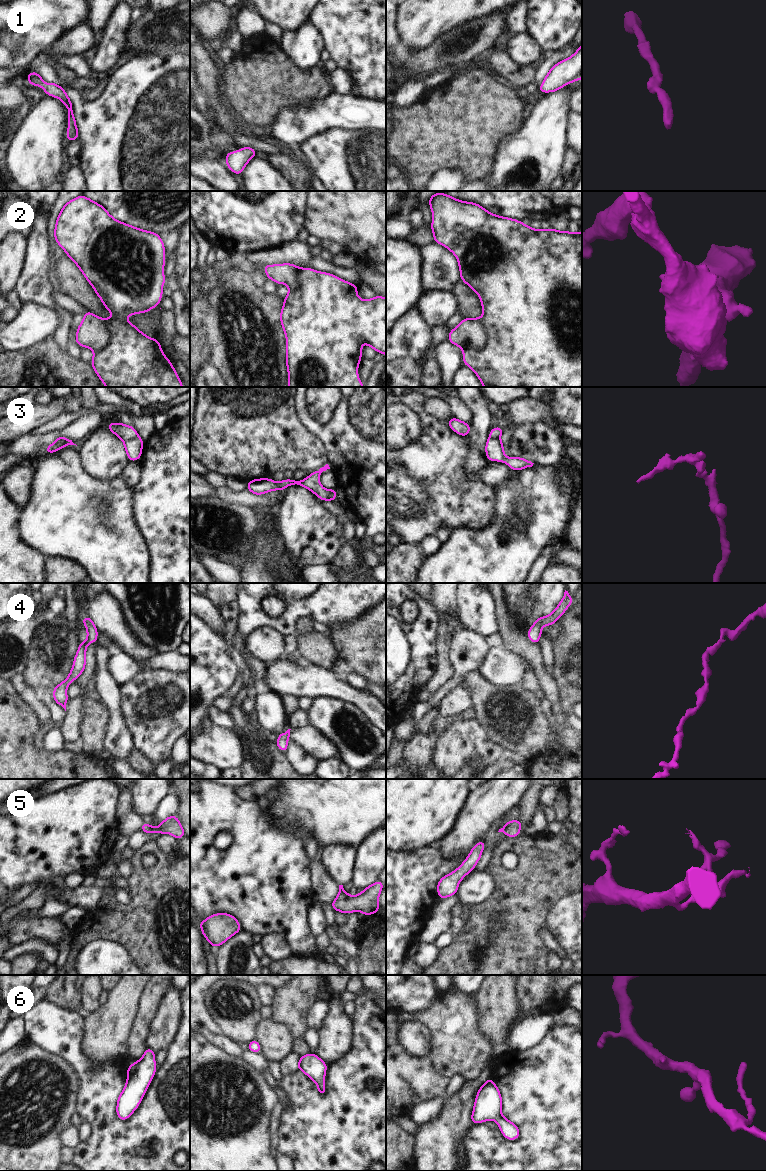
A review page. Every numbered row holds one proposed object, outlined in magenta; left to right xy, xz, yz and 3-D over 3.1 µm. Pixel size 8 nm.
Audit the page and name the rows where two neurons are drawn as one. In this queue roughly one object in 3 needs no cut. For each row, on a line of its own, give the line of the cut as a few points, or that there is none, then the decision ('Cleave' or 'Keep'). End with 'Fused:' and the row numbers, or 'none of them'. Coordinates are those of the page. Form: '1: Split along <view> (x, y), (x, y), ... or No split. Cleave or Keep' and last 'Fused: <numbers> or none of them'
1: No split. Keep
2: Split along yz (481, 318), (486, 342), (481, 347), (463, 349). Cleave
3: Split along xy (137, 434), (124, 442). Cleave
4: No split. Keep
5: Split along xz (348, 895), (343, 899), (335, 899). Cleave
6: No split. Keep
Fused: 2, 3, 5

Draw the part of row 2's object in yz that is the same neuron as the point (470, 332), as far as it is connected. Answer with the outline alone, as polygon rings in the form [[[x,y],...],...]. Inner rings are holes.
[[[463,318],[458,326],[449,331],[447,340],[461,349],[482,348],[487,342],[487,334],[481,318]]]

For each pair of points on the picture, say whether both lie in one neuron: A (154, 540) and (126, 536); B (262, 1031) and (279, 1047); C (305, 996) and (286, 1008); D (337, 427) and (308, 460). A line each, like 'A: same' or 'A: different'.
A: different
B: same
C: same
D: different

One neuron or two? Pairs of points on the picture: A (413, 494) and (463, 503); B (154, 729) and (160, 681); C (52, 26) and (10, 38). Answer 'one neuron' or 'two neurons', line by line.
A: one neuron
B: one neuron
C: one neuron

